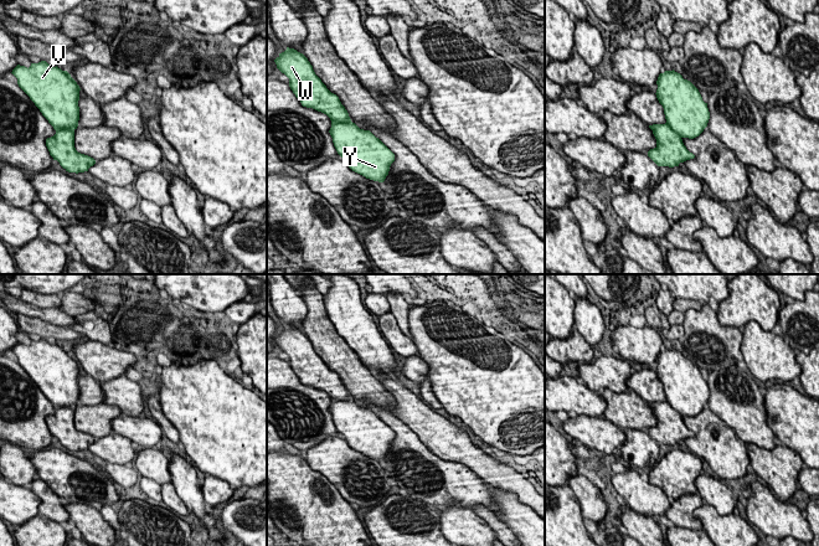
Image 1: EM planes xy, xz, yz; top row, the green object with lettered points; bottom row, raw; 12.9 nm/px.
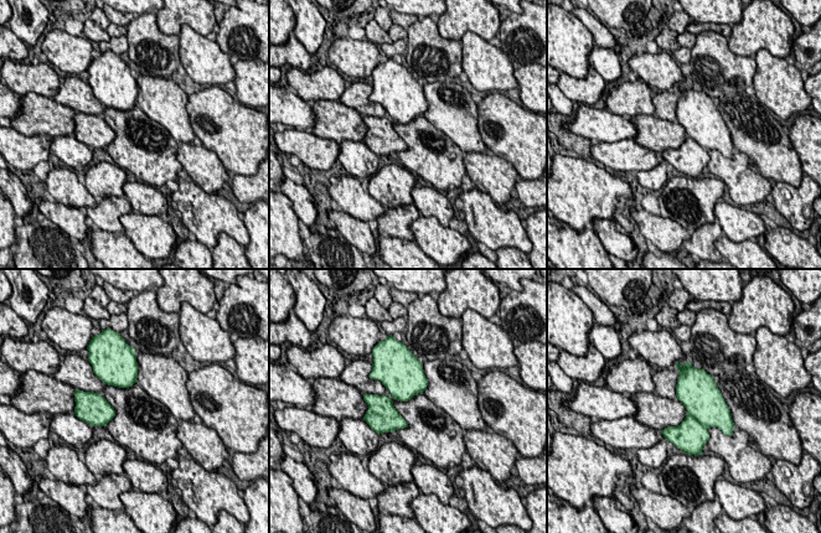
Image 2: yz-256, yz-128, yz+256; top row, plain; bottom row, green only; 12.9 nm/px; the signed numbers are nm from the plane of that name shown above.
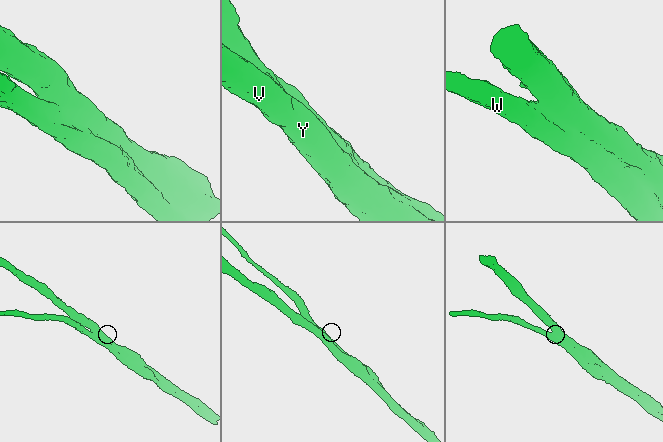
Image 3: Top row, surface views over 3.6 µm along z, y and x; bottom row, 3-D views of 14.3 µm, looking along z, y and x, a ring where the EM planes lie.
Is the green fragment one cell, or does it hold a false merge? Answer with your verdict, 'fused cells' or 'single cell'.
fused cells

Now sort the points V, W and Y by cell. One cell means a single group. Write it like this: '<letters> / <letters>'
V Y / W

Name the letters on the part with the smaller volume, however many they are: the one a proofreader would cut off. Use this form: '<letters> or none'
W

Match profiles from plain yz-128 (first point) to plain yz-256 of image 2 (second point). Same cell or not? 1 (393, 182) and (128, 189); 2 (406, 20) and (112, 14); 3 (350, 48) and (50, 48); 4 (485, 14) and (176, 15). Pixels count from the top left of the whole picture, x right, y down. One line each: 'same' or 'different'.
1: different
2: same
3: same
4: same

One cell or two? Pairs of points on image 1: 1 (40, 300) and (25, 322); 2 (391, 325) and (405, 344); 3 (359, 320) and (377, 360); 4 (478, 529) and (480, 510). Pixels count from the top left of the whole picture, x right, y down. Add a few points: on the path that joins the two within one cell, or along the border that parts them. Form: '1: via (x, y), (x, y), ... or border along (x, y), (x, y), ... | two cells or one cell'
1: border along (20, 298), (40, 307), (57, 308) | two cells
2: via (391, 330), (400, 339) | one cell
3: via (359, 330), (372, 350) | one cell
4: border along (473, 510), (495, 532) | two cells

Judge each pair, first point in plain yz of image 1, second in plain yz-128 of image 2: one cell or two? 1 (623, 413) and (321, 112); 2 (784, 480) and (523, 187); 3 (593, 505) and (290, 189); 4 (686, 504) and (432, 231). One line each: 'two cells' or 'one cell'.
1: one cell
2: two cells
3: one cell
4: two cells

